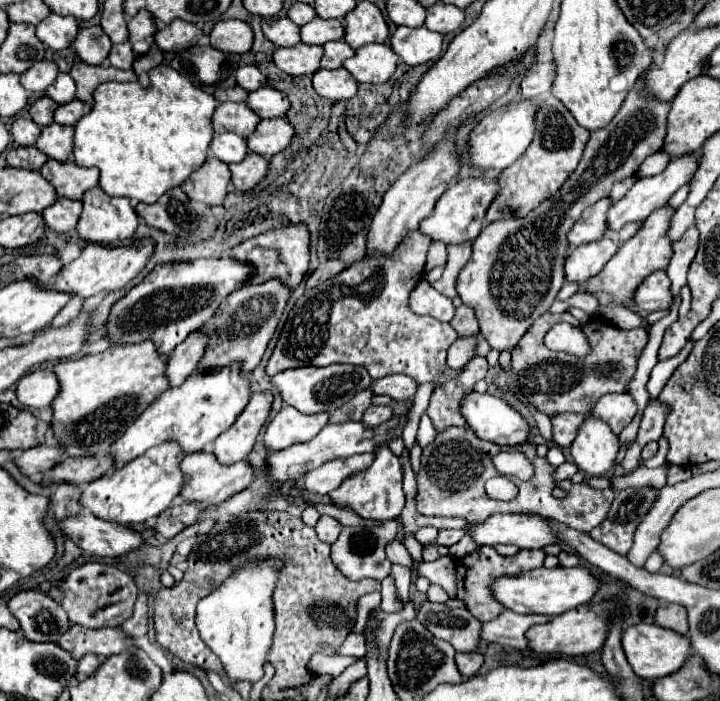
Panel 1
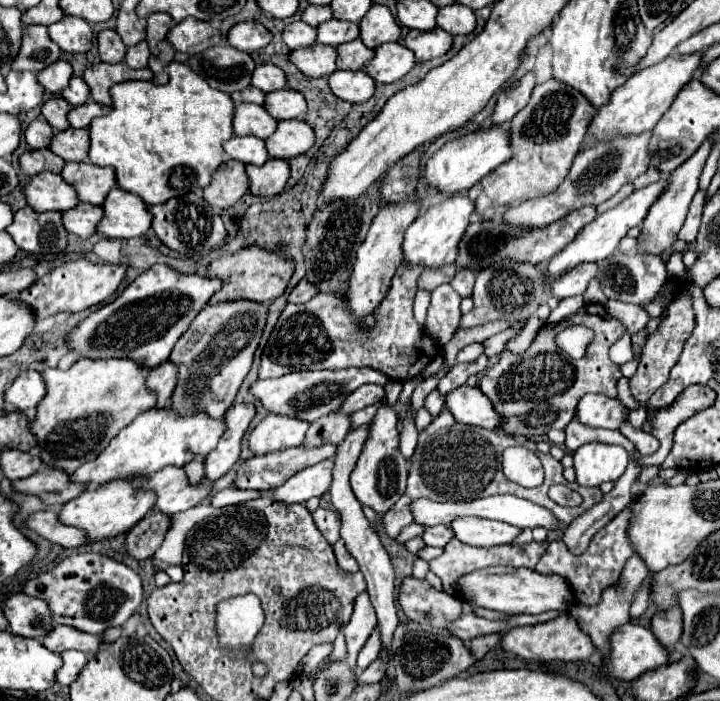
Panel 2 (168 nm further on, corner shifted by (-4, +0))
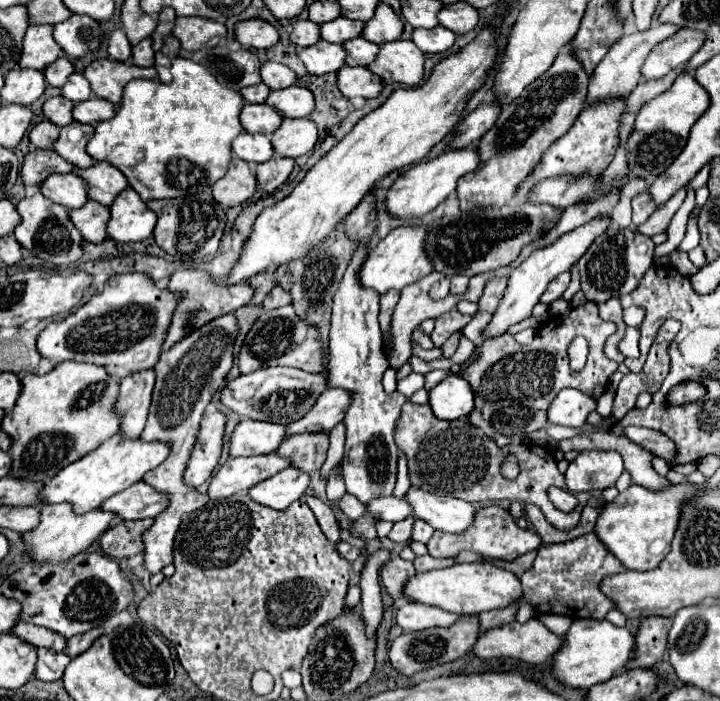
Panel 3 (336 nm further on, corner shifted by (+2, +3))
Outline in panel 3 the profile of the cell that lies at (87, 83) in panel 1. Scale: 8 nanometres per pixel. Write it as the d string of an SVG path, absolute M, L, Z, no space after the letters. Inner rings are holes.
M98 59L92 61L86 71L86 79L92 85L92 91L96 97L106 99L110 103L120 103L122 89L130 79L158 79L158 73L154 67L136 67L128 65L122 61L112 61L112 59Z

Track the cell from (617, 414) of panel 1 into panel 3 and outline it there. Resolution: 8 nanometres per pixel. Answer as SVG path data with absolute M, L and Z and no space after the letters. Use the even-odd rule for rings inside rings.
M564 389L548 405L548 423L580 427L586 421L588 413L594 409L596 409L596 401L592 397L576 389Z

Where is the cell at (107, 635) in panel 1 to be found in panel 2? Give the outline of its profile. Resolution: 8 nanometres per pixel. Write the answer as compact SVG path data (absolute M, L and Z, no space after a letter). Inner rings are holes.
M56 626L44 640L42 644L52 650L52 652L66 652L66 650L80 650L86 654L98 654L102 648L102 636L86 634L82 630L74 630L72 626Z

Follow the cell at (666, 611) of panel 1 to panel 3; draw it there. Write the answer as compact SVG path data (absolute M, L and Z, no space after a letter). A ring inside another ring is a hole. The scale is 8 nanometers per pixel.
M666 617L642 619L640 629L636 633L636 647L626 669L650 669L654 663L658 663L666 651L666 635L670 627L672 619Z

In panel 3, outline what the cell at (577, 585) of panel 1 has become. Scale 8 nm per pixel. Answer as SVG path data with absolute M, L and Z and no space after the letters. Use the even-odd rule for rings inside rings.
M460 563L446 569L416 573L404 585L404 593L408 595L408 599L416 603L440 607L444 611L458 613L458 615L478 615L482 611L502 609L522 599L520 579L514 573L494 567L490 563Z

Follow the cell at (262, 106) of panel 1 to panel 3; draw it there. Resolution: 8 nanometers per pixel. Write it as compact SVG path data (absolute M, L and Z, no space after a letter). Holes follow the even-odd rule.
M292 85L288 89L272 91L268 101L282 117L308 117L314 111L314 95L308 87Z

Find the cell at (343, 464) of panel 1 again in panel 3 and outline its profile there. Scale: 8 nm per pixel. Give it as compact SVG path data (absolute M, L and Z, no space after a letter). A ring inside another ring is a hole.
M288 467L276 473L274 477L260 481L256 487L250 487L248 495L260 505L266 505L272 509L286 509L292 501L304 495L308 483L310 483L308 473Z

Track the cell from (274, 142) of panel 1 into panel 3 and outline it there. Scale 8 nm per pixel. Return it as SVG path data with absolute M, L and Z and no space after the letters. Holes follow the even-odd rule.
M284 119L272 133L272 145L280 157L302 157L314 149L318 141L316 123L310 119Z

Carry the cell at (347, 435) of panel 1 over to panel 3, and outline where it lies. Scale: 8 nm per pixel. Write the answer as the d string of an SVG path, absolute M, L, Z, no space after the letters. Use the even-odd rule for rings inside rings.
M276 453L252 455L252 457L232 457L212 477L208 485L208 497L220 499L220 497L248 491L256 483L276 475L288 465L290 461L284 457L278 457Z

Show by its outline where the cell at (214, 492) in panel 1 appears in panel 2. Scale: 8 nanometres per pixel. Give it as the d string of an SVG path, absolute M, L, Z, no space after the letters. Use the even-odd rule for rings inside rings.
M166 466L158 474L150 474L144 486L156 492L156 508L170 516L202 504L214 492L214 482L210 482L206 476L202 478L202 482L198 482L198 486L190 486L190 482L186 480L186 472L178 466Z

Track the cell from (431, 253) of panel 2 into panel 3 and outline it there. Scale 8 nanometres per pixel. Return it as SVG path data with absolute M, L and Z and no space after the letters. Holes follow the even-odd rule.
M398 227L390 231L384 239L380 239L366 255L360 271L358 281L366 289L374 289L380 295L384 295L390 289L402 291L402 287L412 285L432 273L432 265L426 259L424 253L424 237L428 233L428 227Z

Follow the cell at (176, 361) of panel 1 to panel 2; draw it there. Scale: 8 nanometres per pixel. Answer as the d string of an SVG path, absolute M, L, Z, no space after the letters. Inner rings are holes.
M170 360L164 362L162 366L156 366L154 370L146 372L146 384L150 390L154 390L158 394L158 402L156 406L166 406L170 402L170 394L174 392L176 386L176 368Z

